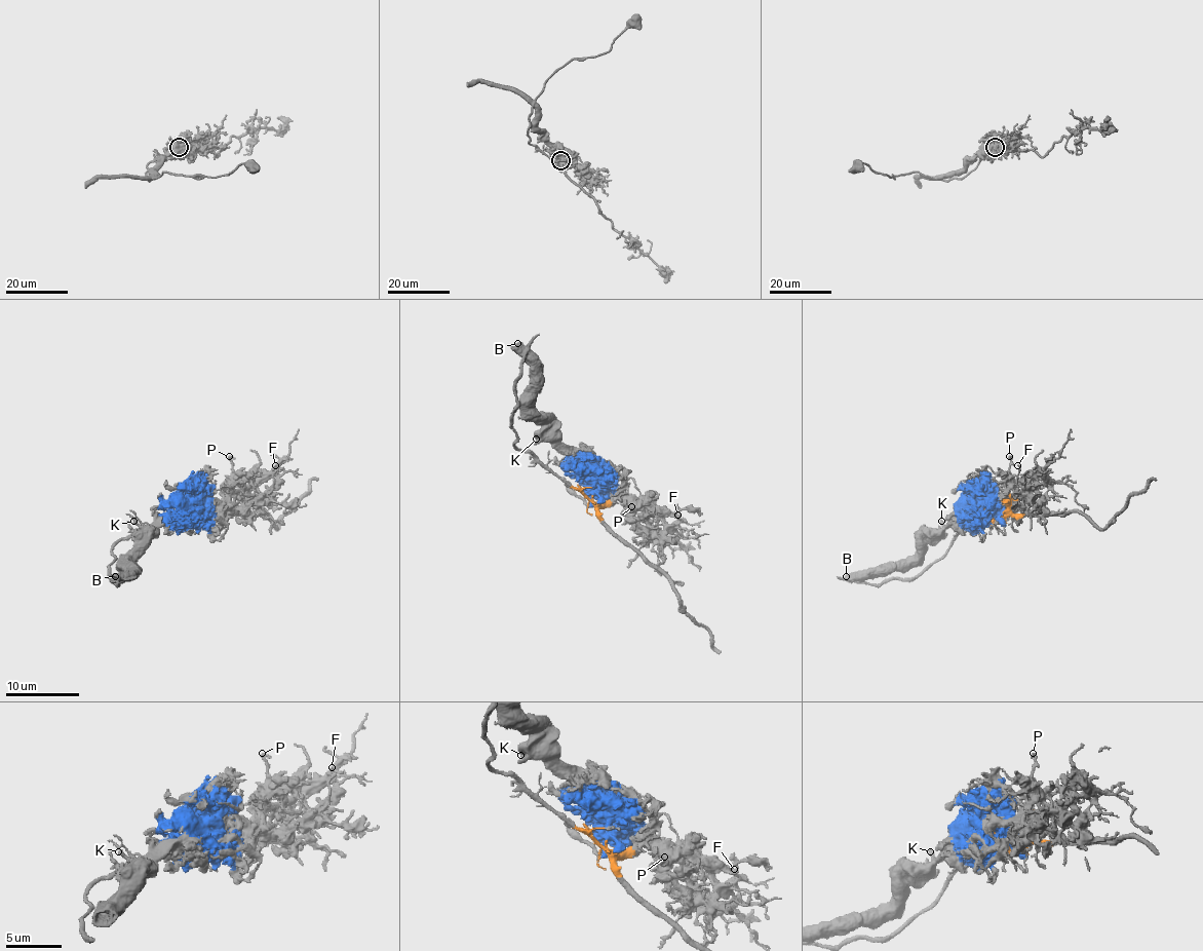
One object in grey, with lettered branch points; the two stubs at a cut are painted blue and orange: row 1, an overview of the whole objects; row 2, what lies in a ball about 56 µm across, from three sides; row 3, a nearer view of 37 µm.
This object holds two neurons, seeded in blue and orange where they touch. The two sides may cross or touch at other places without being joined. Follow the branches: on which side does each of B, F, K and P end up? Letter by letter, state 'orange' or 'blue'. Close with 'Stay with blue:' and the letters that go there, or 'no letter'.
B: blue
F: orange
K: blue
P: orange
Stay with blue: B, K

